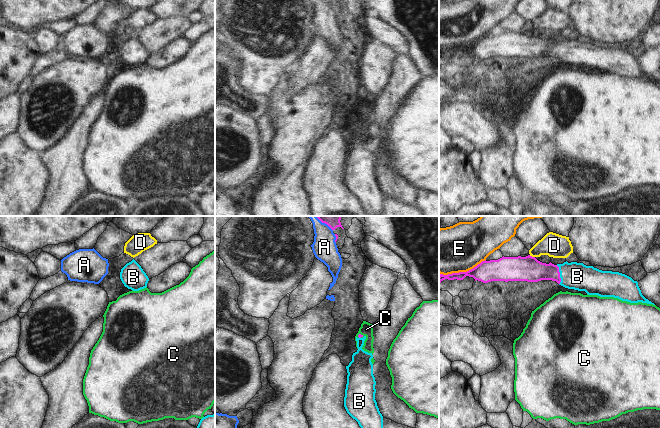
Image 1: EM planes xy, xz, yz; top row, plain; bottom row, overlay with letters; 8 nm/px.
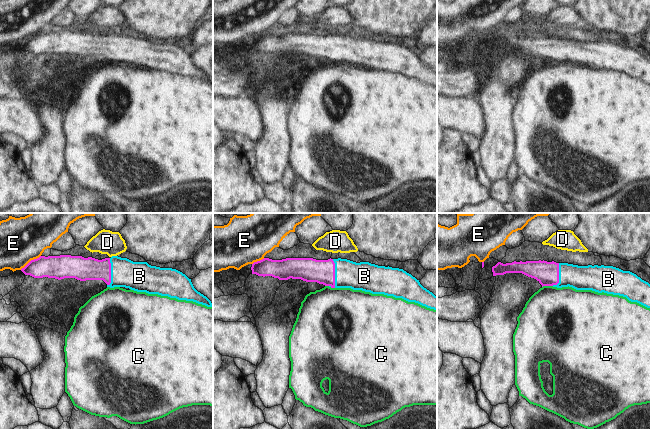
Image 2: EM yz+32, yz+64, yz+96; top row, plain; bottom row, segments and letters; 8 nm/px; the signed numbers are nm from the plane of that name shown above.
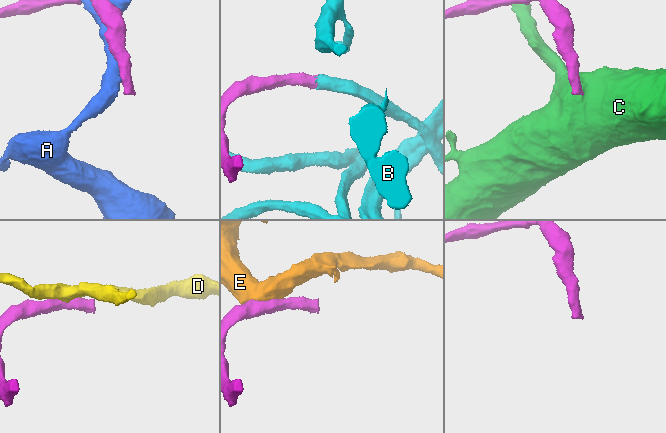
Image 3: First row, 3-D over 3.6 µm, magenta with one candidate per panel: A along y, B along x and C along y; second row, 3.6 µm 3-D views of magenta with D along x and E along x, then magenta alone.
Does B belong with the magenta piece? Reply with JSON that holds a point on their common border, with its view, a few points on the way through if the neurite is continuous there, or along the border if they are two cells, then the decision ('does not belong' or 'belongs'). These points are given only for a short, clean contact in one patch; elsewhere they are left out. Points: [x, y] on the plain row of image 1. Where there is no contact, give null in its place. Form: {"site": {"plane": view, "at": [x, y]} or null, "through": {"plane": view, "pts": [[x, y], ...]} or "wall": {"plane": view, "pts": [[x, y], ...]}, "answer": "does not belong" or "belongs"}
{"site": {"plane": "yz", "at": [559, 51]}, "through": {"plane": "yz", "pts": [[529, 45], [559, 51], [577, 52]]}, "answer": "belongs"}

